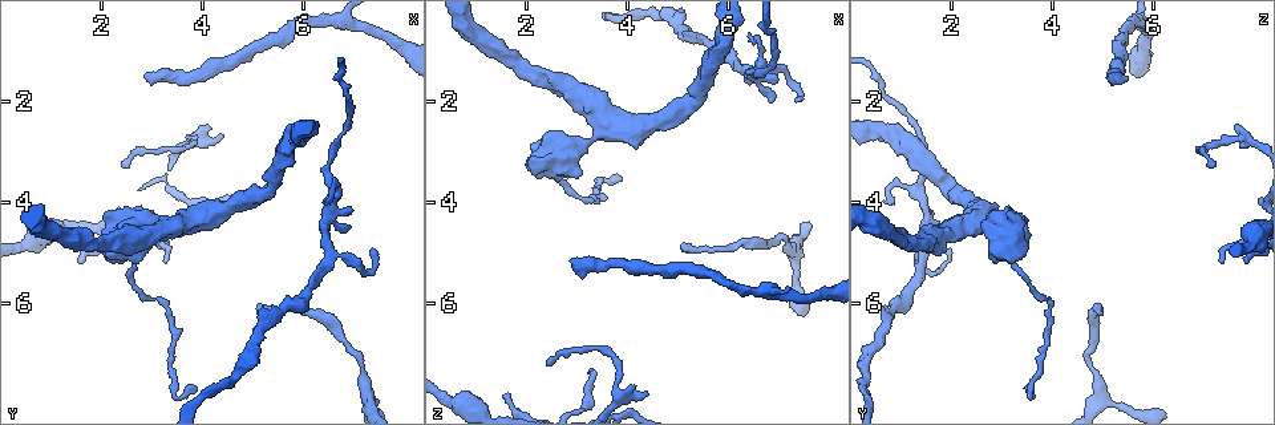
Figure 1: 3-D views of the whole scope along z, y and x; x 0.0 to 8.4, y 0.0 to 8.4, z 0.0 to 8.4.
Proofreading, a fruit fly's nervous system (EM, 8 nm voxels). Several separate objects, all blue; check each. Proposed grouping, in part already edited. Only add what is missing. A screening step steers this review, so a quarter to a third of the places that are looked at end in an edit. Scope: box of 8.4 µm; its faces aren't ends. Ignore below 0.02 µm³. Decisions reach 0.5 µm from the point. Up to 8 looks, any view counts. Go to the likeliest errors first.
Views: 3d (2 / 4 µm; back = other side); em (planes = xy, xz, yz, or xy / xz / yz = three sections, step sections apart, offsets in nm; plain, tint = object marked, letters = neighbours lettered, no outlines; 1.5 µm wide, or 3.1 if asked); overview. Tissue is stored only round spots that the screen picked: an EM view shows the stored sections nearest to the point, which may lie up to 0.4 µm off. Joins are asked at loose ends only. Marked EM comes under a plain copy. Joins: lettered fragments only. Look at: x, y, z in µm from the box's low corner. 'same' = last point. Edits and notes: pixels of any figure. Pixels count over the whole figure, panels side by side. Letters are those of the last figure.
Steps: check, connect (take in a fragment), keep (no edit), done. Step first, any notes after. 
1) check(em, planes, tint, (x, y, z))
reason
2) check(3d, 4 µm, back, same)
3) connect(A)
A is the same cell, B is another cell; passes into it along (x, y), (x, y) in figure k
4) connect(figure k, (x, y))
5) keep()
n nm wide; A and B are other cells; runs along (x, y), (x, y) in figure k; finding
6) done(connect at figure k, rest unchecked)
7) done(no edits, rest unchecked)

check(em, xz, step 8, letters, (5.10, 6.00, 4.80))
long arm stops here

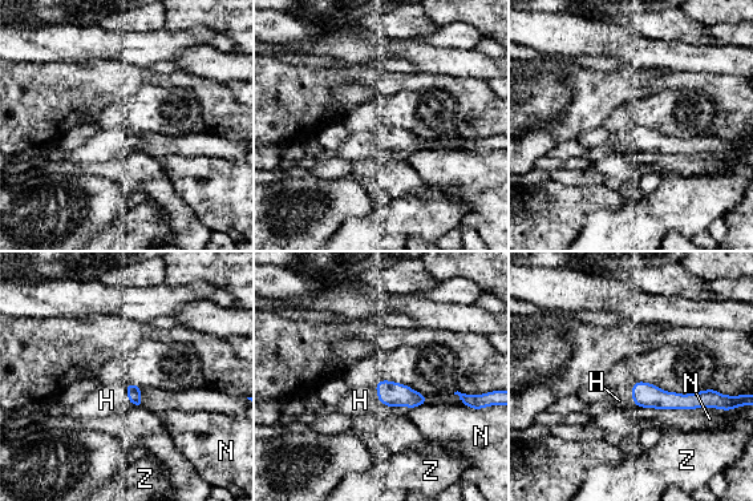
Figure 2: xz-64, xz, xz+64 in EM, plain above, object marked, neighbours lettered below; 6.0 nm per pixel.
check(em, planes, letters, same)
cut it another way

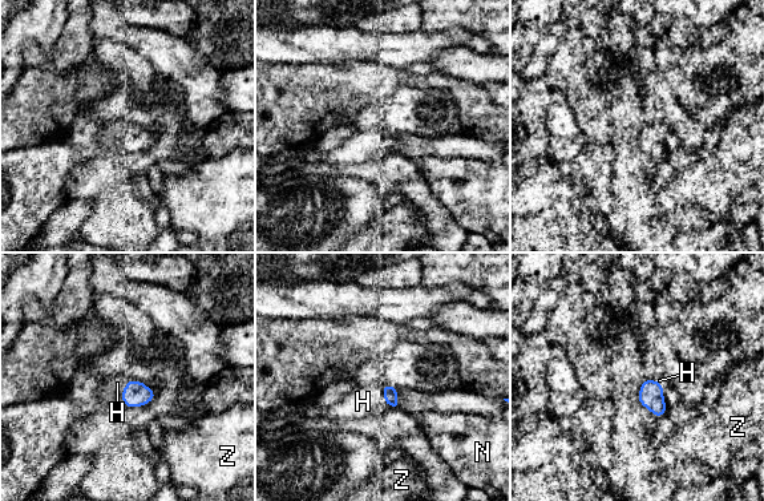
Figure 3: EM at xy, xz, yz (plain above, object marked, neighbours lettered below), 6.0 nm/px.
connect(H)
H is the same cell, N and Z are other cells; it goes on there

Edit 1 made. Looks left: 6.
check(overview)
see it whole again

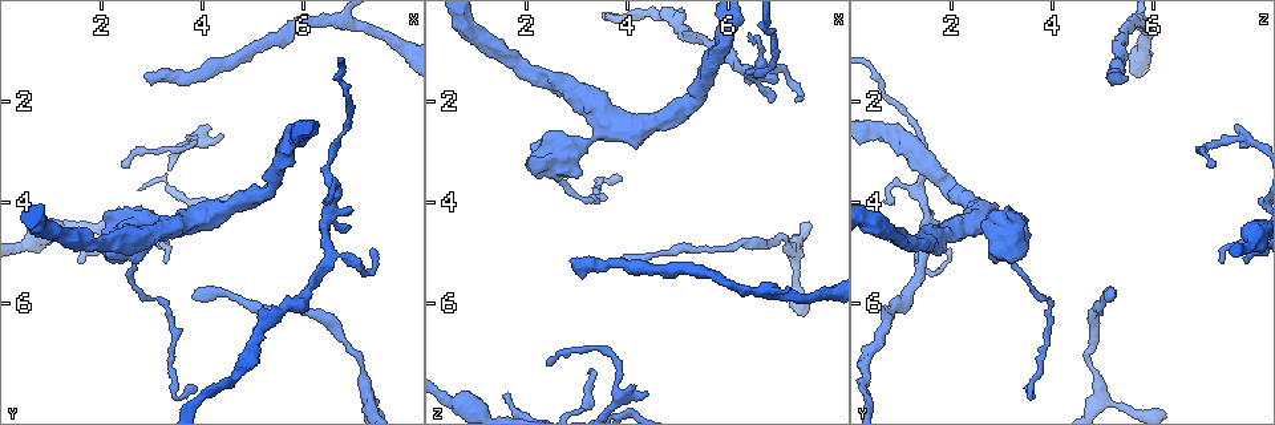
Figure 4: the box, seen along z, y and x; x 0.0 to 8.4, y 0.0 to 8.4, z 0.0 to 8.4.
check(3d, 2 µm, (3.30, 5.20, 7.30))
tapers out

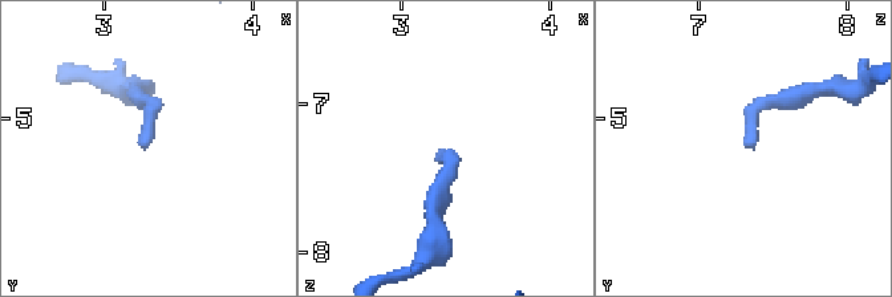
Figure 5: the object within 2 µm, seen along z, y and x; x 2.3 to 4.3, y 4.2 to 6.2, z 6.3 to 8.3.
check(em, planes, letters, (3.28, 5.22, 7.30))

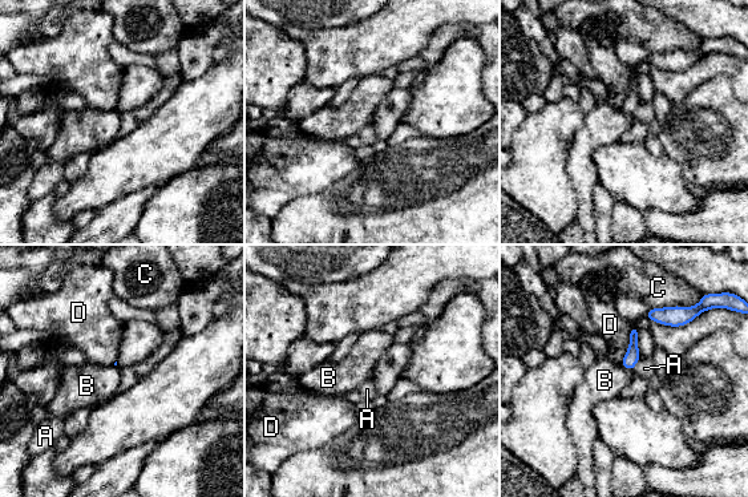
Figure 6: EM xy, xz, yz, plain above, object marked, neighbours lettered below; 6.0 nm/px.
keep()
A, B, C and D are other cells; none of them fits

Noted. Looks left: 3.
check(3d, 4 µm, (3.90, 7.70, 3.55))
tapers out

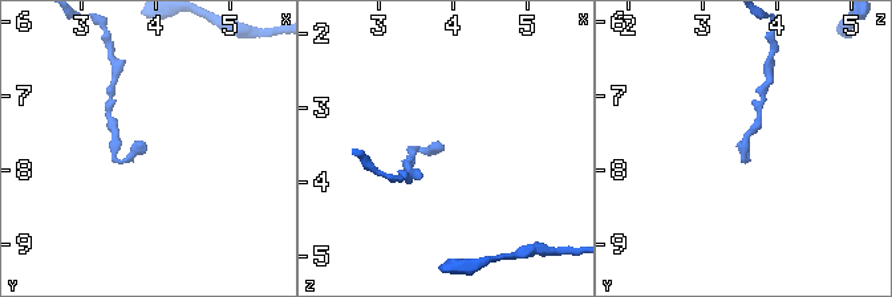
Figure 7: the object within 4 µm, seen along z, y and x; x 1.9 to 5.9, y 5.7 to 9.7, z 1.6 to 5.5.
check(em, yz, step 8, letters, (3.85, 7.70, 3.55))

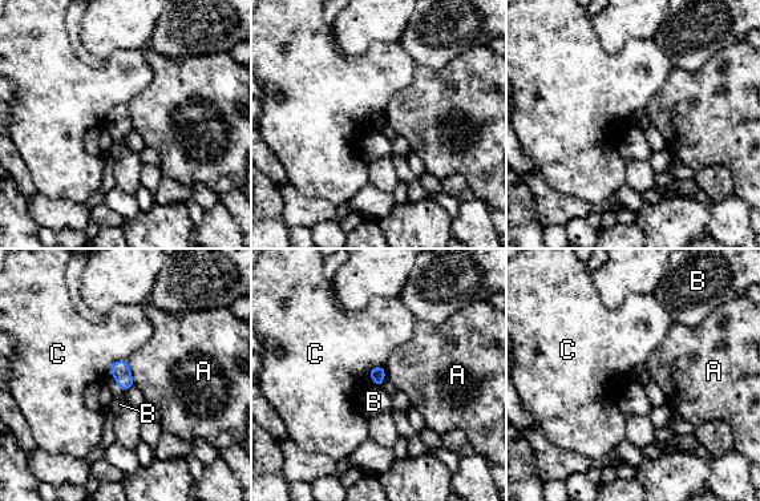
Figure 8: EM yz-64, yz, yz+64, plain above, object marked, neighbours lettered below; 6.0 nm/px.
keep()
90 nm wide; A, B and C are other cells; border along (128, 360), (134, 384) in figure 8; none of them fits

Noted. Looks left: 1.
done(connect at figure 3, rest unchecked)

